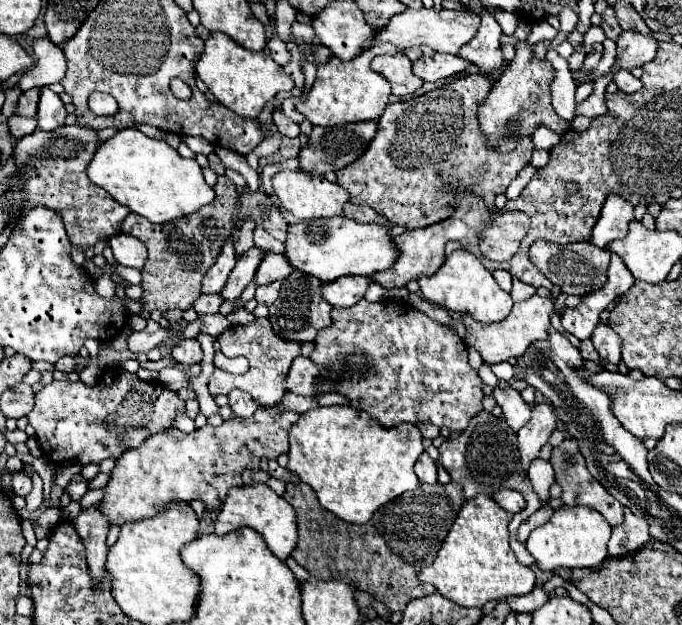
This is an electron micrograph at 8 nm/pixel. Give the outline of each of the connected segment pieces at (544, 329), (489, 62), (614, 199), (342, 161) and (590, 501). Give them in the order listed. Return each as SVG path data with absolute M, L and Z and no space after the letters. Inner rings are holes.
M534 294L528 300L514 302L514 308L512 308L510 316L506 320L500 320L500 322L494 322L494 324L484 324L484 322L474 320L472 316L464 316L464 326L468 330L468 338L464 342L468 346L476 348L482 354L482 360L486 364L512 360L512 358L522 356L532 342L546 340L548 338L548 330L550 330L550 316L554 312L556 314L562 314L564 310L566 308L560 308L560 310L556 308L554 298L542 298L542 296Z
M482 14L482 24L478 28L478 34L474 36L474 40L470 40L470 44L466 44L466 48L462 48L462 52L458 52L458 56L474 62L484 74L492 74L504 62L500 46L502 34L504 32L496 22L496 18L492 14Z
M610 194L600 212L600 220L592 230L590 242L598 248L606 248L612 240L620 240L628 234L628 224L634 220L634 206L616 194Z
M364 120L364 122L352 122L344 126L314 126L308 146L300 150L300 168L310 174L326 174L328 170L340 170L354 160L358 160L366 148L370 146L370 140L378 134L378 120Z
M566 438L560 446L556 446L556 448L552 450L550 464L554 466L556 482L562 486L562 496L560 496L560 498L562 498L562 504L566 504L566 506L586 504L586 506L596 508L612 526L622 524L622 520L624 520L624 506L622 506L616 498L612 498L612 494L610 494L608 490L604 490L604 486L586 470L586 462L584 462L584 456L582 456L582 452L580 452L580 448L578 448L578 440ZM568 454L574 458L574 466L566 466L566 464L564 464L564 458L566 458Z

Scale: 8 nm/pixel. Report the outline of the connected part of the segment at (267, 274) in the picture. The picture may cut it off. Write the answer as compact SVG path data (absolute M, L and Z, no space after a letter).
M266 254L258 272L256 272L256 284L270 284L274 280L286 280L292 272L292 264L284 254Z

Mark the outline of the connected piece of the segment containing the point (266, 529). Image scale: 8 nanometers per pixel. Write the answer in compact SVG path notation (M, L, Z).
M260 482L250 484L250 486L234 486L234 488L230 488L226 500L222 502L218 518L214 522L214 528L216 528L214 532L224 534L224 532L230 532L230 530L236 530L238 526L250 526L256 532L260 532L264 536L268 548L280 560L290 556L290 552L294 550L296 540L298 540L294 508L288 502L284 502L284 498L278 496L270 486L260 484Z

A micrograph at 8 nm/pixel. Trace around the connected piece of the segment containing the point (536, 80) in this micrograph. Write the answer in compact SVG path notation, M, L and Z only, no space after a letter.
M518 40L516 42L516 58L500 74L490 96L478 110L478 120L482 124L482 132L486 132L492 148L498 148L500 152L508 152L516 146L516 138L532 136L538 126L546 126L560 136L570 130L568 122L564 122L550 104L552 80L554 80L552 64L546 58L538 60L532 52L532 44Z

